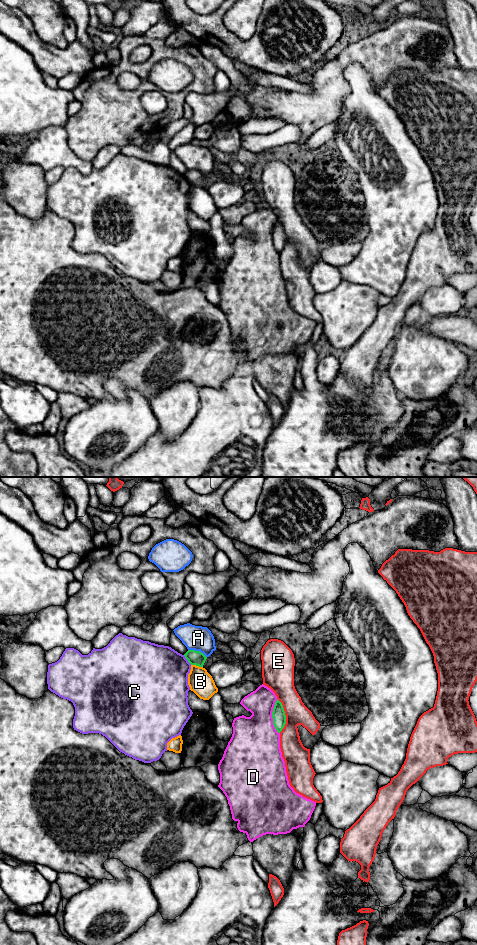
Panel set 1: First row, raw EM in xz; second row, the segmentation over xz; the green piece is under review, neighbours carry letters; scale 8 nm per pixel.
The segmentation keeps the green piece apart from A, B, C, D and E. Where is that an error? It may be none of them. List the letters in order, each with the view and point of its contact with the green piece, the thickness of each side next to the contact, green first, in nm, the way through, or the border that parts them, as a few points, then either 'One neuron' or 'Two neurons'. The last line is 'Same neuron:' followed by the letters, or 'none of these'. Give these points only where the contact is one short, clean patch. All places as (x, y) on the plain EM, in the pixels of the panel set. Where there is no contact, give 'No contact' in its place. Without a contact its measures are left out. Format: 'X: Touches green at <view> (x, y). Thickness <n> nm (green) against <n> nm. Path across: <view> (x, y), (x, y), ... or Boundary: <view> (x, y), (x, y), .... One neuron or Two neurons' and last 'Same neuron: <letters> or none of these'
A: Touches green at xz (197, 171). Thickness 120 nm (green) against 200 nm. Two neurons
B: Touches green at xz (197, 185). Thickness 120 nm (green) against 190 nm. Boundary: xz (191, 184), (202, 187). Two neurons
C: Touches green at xz (187, 179). Thickness 120 nm (green) against 440 nm. Two neurons
D: Touches green at xz (272, 236). Thickness 110 nm (green) against 400 nm. Two neurons
E: Touches green at xz (285, 235). Thickness 110 nm (green) against 190 nm. Two neurons
Same neuron: none of these

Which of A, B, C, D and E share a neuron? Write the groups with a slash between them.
A / B / C / D / E

